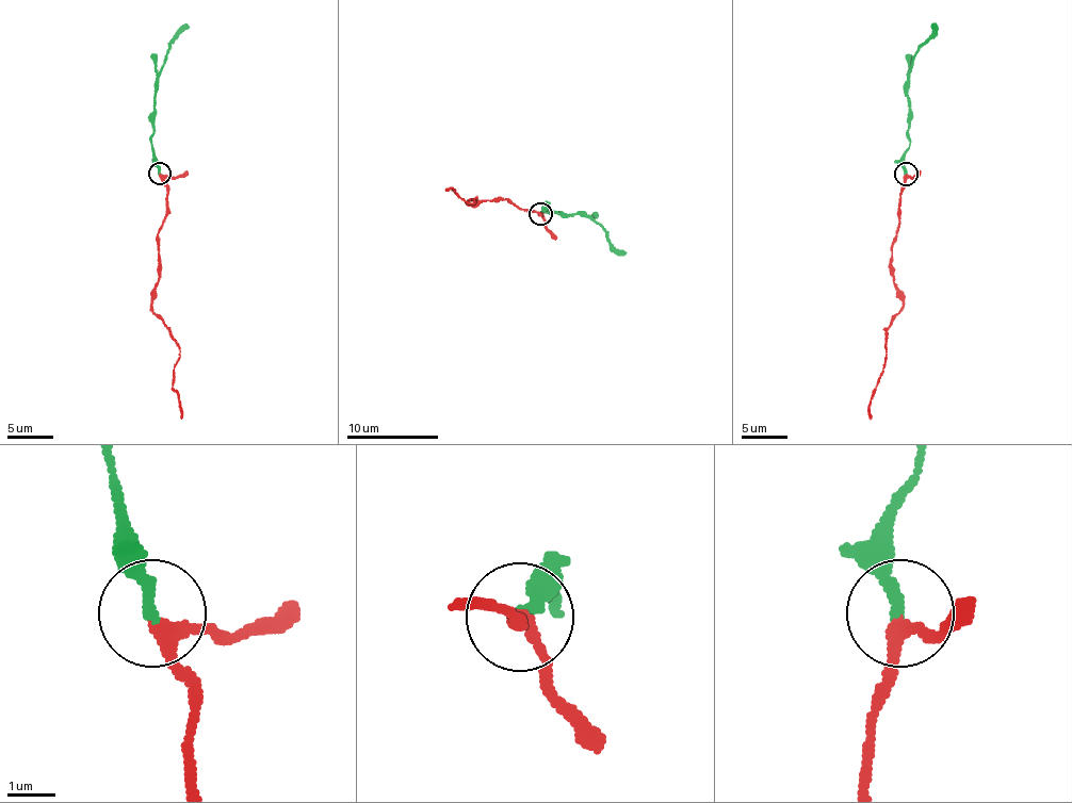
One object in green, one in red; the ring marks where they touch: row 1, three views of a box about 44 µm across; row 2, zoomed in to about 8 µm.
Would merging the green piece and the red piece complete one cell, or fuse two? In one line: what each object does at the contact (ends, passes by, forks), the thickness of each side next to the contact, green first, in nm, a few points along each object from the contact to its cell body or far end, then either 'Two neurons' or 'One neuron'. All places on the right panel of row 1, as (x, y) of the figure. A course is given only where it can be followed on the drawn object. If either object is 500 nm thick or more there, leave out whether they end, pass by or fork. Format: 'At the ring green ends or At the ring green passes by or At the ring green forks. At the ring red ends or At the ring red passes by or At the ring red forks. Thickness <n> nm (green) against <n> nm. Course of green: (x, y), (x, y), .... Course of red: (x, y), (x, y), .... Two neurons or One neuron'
At the ring green ends. At the ring red passes by. Thickness 260 nm (green) against 220 nm. Course of green: (907, 173), (904, 152), (909, 141), (907, 81), (913, 53), (930, 35), (932, 23). Course of red: (907, 173), (900, 218), (891, 246), (891, 276), (903, 308), (888, 330), (887, 348), (872, 397), (870, 420). One neuron

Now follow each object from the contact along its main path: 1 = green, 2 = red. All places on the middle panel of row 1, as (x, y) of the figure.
1: (540, 214), (549, 210), (583, 213), (603, 225), (611, 244), (627, 253)
2: (540, 214), (524, 211), (508, 199), (467, 205), (474, 199), (473, 203), (454, 190), (444, 189)

